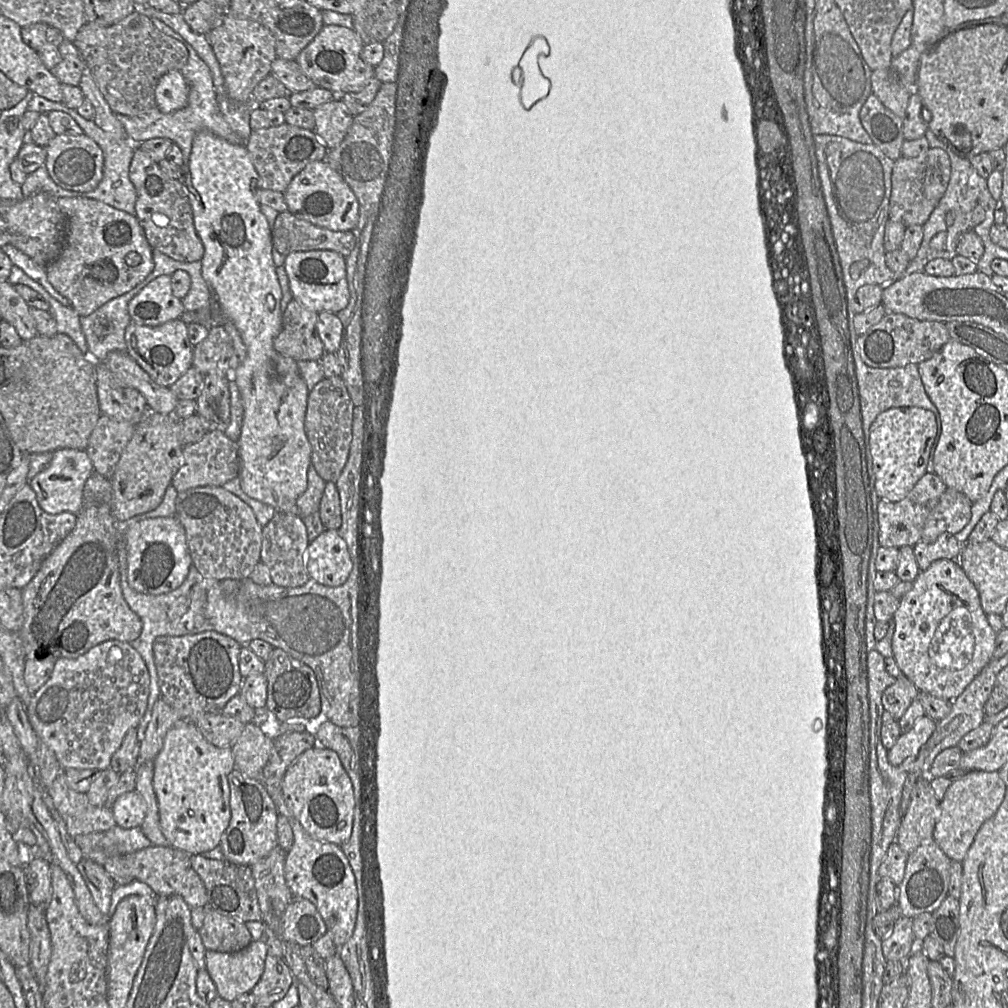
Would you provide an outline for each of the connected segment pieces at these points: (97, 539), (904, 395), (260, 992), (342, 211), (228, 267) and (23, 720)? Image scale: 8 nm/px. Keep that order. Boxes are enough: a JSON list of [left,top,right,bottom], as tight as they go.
[[17,471,142,659],[854,349,938,452],[251,954,294,1007],[283,160,359,231],[181,131,311,515],[5,699,40,756]]

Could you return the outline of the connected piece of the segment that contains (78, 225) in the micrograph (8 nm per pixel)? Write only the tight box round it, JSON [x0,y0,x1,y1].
[45,196,153,316]

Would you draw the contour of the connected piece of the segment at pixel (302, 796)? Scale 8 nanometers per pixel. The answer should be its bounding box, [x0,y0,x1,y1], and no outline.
[281,746,355,847]

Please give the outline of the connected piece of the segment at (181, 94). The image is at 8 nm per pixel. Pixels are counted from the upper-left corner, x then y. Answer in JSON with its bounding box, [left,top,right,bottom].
[155,71,189,113]

